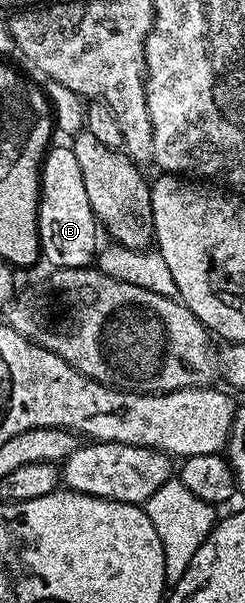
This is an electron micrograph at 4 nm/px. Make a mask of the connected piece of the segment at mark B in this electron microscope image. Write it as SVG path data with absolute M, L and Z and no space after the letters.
M54 144L41 162L41 207L37 210L41 228L41 251L44 260L49 260L57 269L84 269L94 264L99 252L99 244L97 245L99 222L87 197L83 185L83 171L79 169L78 160L75 159L75 154L68 144L61 144L64 145Z

